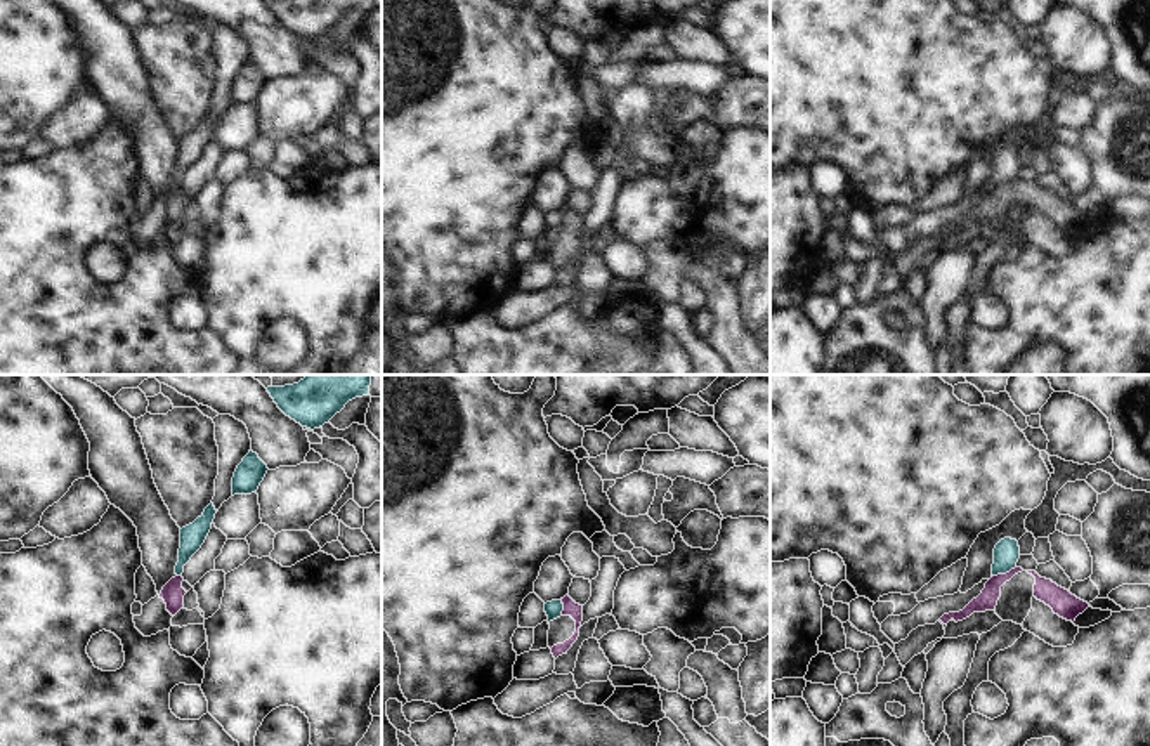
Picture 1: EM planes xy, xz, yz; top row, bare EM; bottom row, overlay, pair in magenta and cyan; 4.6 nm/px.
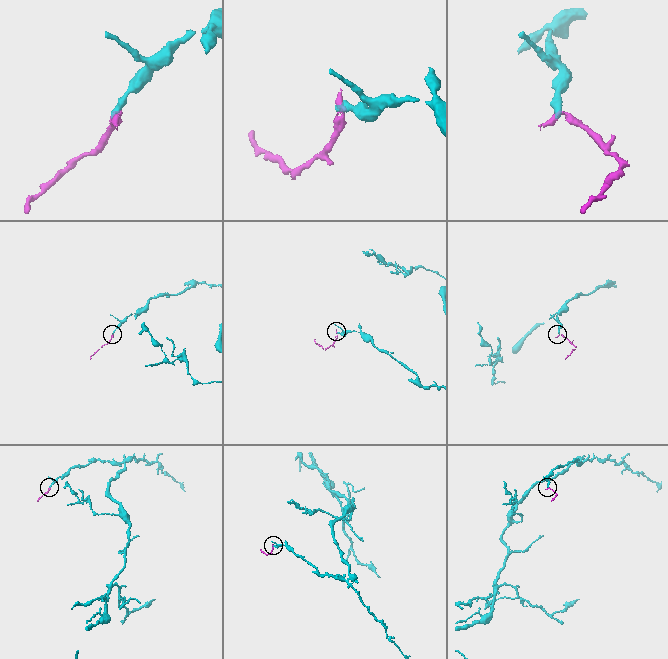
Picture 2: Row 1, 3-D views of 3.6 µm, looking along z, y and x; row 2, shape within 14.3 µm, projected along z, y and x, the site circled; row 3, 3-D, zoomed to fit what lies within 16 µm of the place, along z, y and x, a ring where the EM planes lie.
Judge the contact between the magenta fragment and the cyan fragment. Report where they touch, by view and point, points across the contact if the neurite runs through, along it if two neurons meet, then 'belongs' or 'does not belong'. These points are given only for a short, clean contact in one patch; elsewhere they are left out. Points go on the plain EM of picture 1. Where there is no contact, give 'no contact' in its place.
meets magenta in yz at (1003, 186); border along yz (1015, 177), (993, 188); does not belong

